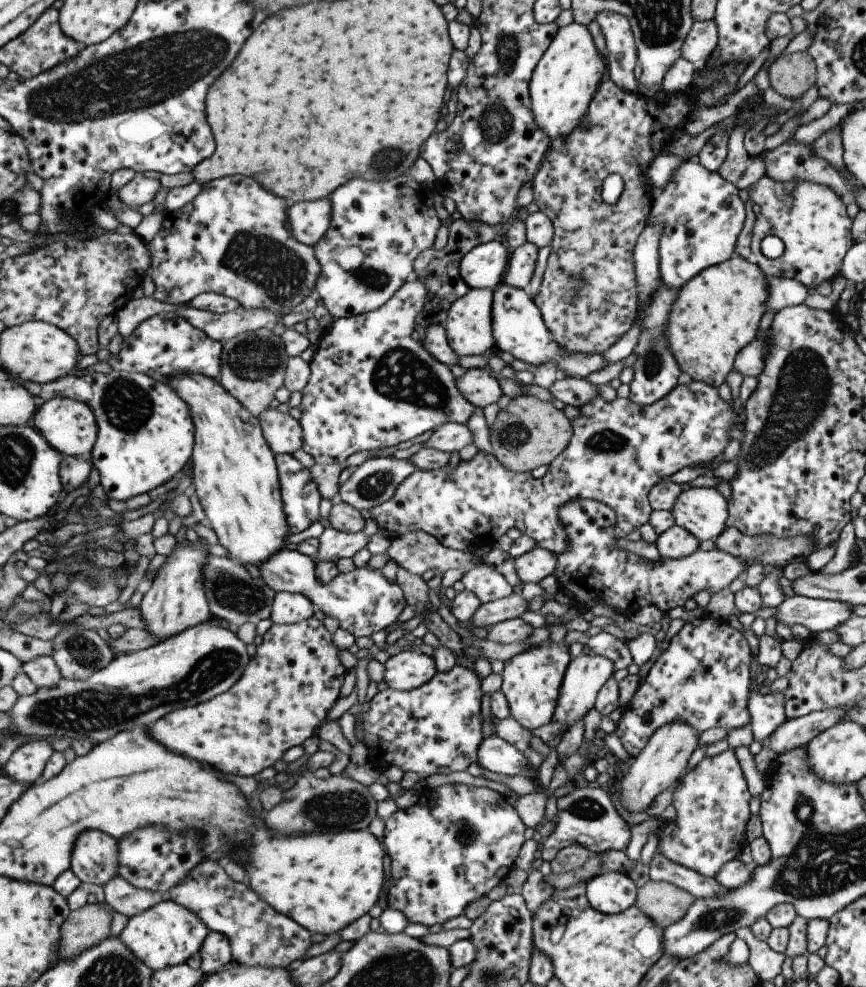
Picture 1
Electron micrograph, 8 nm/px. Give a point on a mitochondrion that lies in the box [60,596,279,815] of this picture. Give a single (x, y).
(84, 651)

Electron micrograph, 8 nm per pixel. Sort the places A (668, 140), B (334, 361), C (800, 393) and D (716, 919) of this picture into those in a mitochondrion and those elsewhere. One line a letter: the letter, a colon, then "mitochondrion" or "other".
A: other
B: other
C: mitochondrion
D: mitochondrion

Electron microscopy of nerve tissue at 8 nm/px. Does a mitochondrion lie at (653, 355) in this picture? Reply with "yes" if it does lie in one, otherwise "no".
yes

